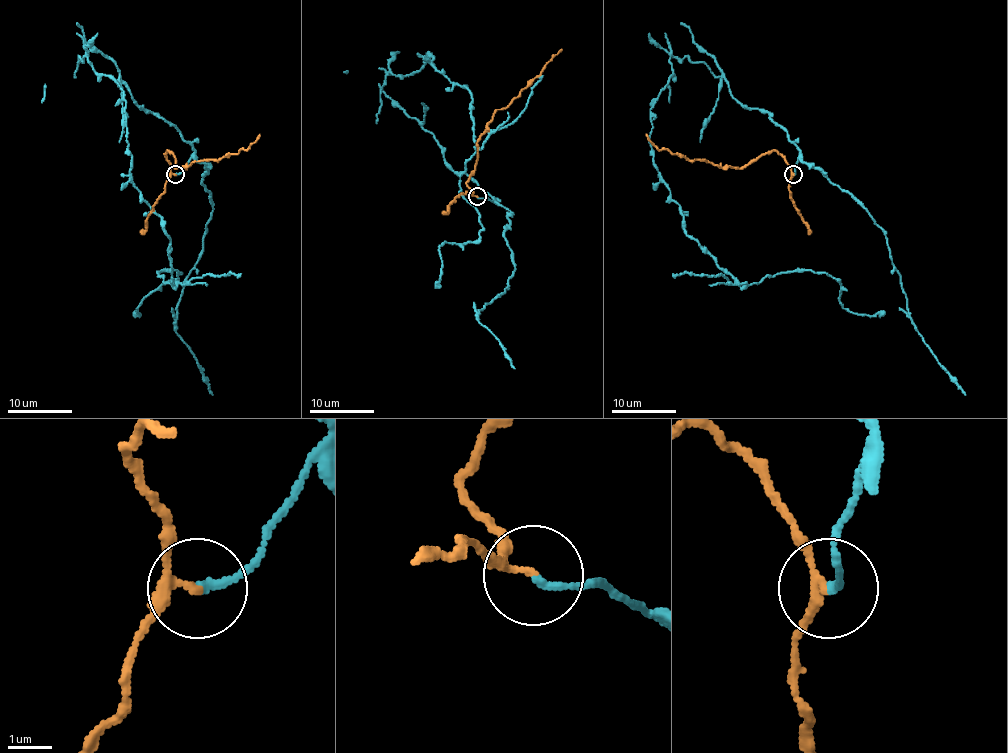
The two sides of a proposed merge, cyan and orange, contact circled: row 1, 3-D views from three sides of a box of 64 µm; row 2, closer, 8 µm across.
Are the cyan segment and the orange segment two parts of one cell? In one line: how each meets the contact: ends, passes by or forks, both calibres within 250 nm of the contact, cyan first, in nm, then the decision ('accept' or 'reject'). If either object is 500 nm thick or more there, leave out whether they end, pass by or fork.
cyan ends | orange passes by | 170/160 nm | reject

